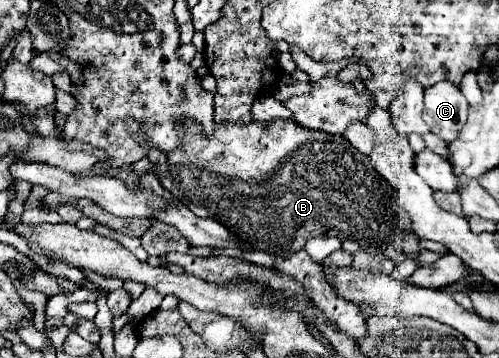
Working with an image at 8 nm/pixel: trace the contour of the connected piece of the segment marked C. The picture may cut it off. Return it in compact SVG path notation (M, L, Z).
M438 82L432 88L428 88L424 92L424 112L422 112L424 122L430 126L430 132L440 136L446 142L454 142L458 132L462 130L462 126L466 124L468 118L468 102L462 96L462 92L450 84L450 82Z

